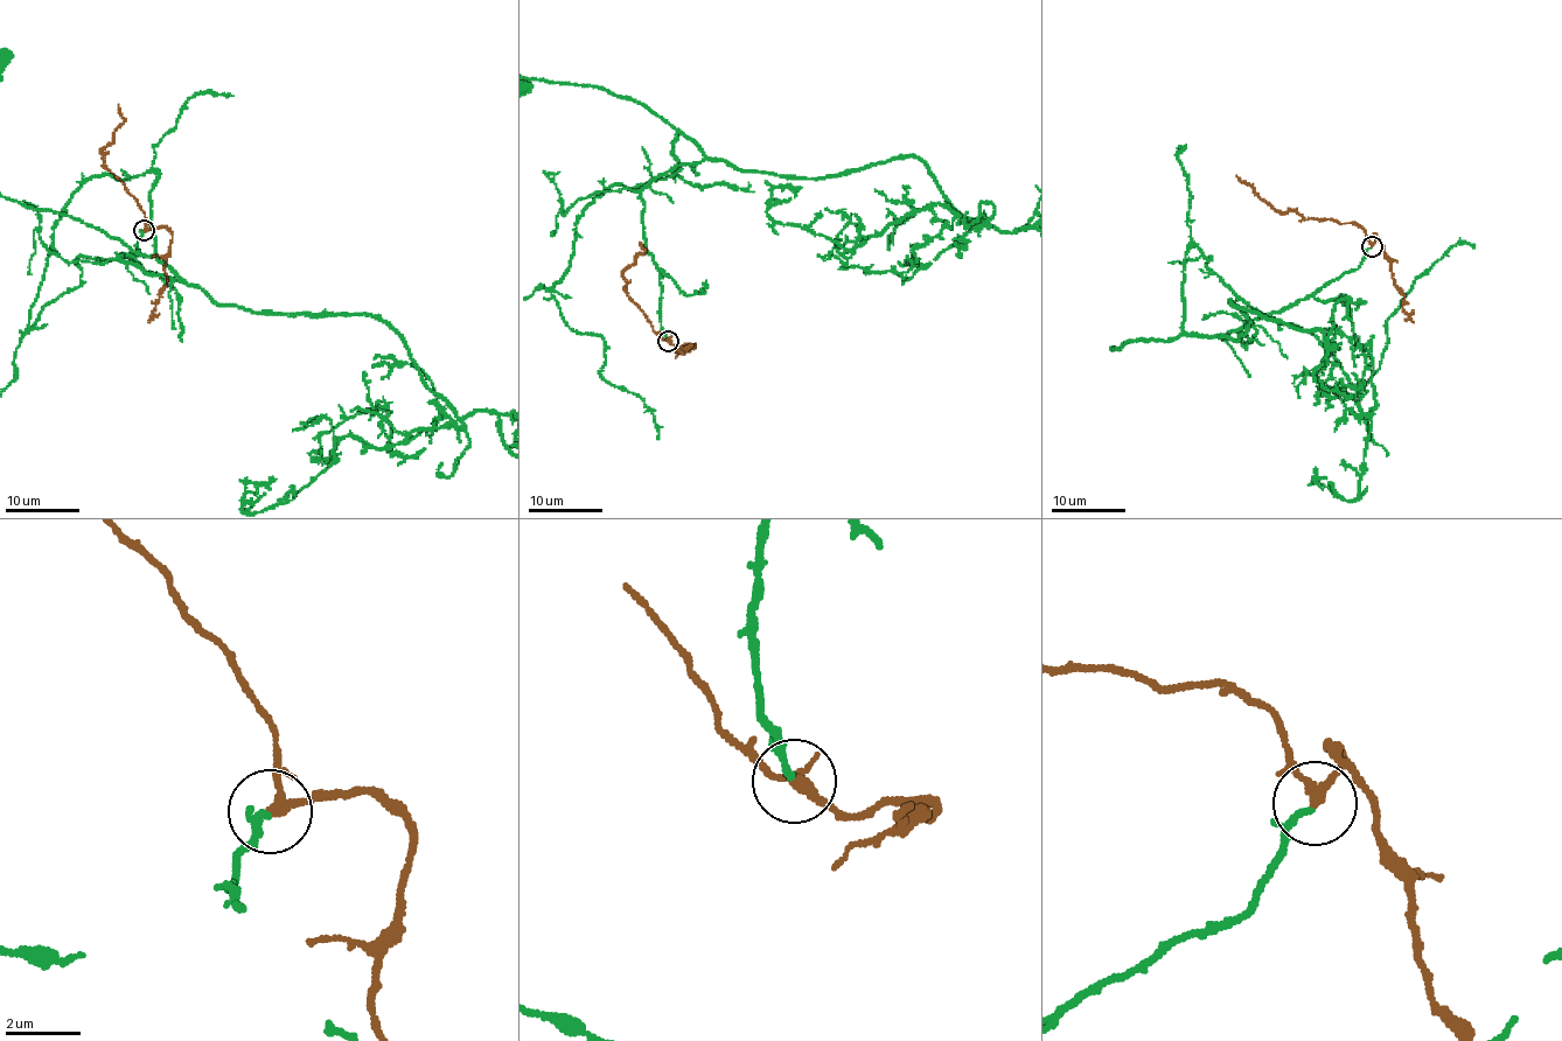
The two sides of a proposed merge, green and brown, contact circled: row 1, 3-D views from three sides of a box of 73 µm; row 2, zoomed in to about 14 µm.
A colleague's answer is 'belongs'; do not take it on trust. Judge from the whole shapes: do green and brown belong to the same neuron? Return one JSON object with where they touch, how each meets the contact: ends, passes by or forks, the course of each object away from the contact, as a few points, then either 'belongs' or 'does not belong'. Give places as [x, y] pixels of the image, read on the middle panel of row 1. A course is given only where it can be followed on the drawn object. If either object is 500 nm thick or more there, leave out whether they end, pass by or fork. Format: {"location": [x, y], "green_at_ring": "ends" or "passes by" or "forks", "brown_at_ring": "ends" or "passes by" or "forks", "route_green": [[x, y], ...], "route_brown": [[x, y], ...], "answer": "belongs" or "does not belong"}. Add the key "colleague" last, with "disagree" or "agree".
{"location": [668, 341], "green_at_ring": "passes by", "brown_at_ring": "passes by", "route_green": [[666, 340], [641, 193], [702, 148], [626, 98], [524, 77]], "route_brown": [[668, 340], [655, 332], [643, 311], [627, 294], [623, 271], [634, 257], [644, 251], [640, 243]], "answer": "belongs", "colleague": "agree"}

